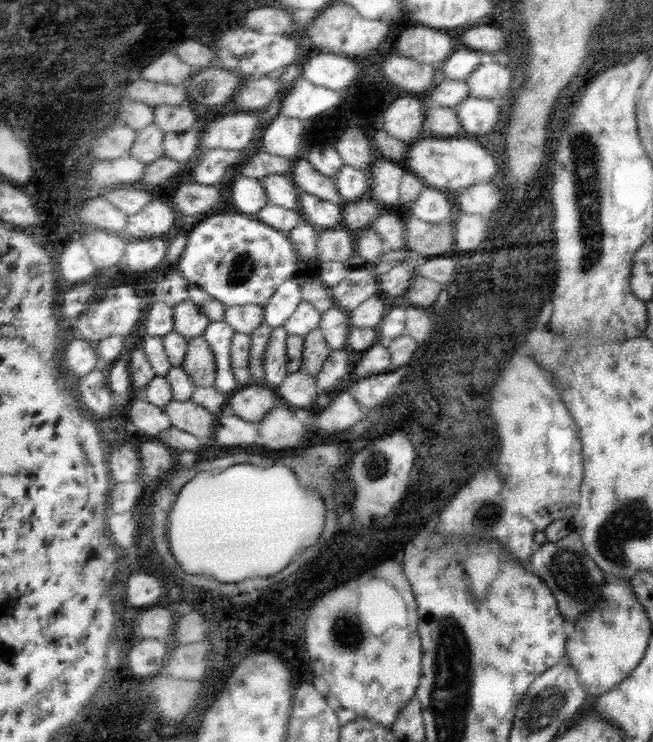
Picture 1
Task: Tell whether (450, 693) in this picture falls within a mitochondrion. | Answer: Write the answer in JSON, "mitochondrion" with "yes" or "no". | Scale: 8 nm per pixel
{"mitochondrion":"yes"}

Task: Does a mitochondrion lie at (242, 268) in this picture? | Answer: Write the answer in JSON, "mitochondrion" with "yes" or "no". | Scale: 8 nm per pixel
{"mitochondrion":"yes"}

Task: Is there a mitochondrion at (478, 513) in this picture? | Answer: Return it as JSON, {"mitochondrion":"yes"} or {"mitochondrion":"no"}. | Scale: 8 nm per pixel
{"mitochondrion":"yes"}

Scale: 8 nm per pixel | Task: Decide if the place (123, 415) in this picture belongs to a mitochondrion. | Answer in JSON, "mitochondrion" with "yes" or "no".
{"mitochondrion":"no"}

